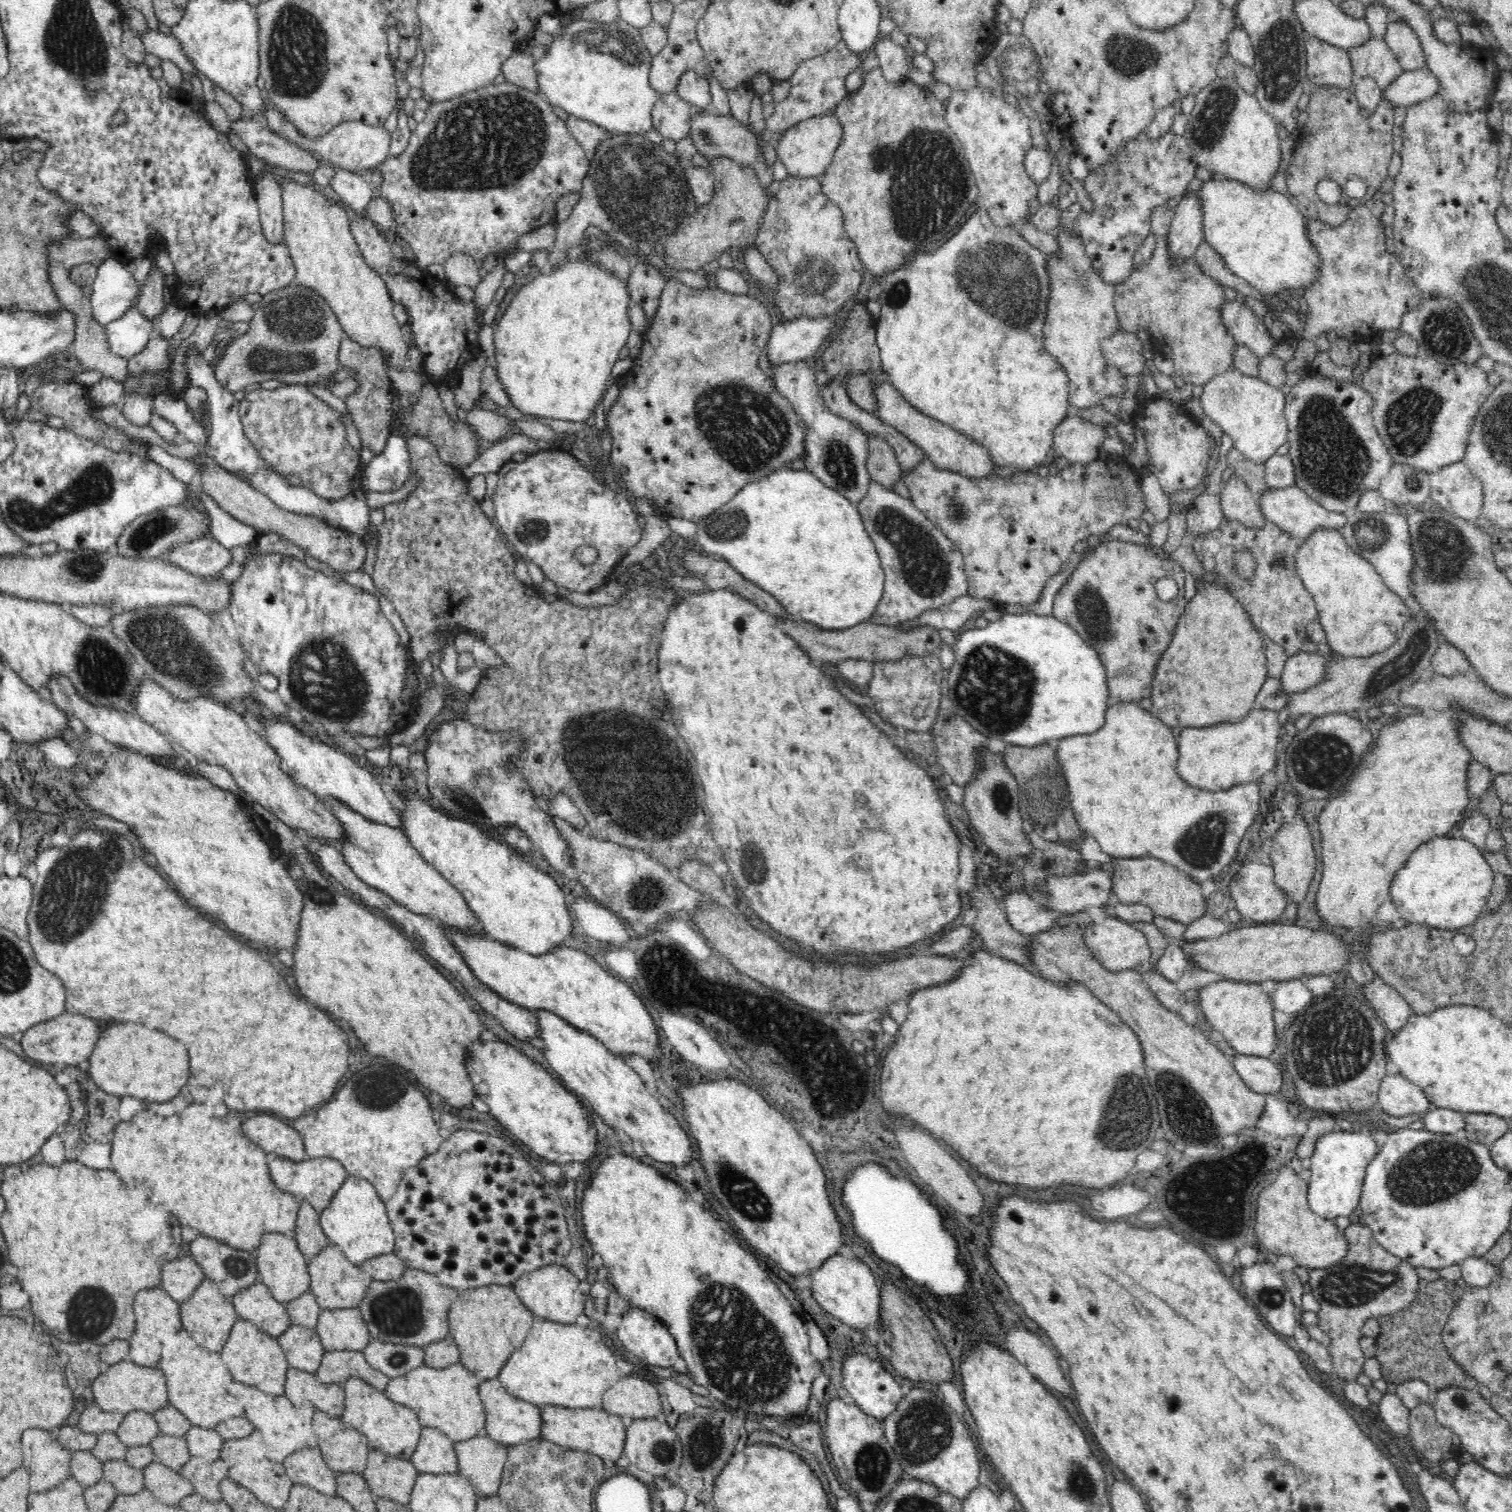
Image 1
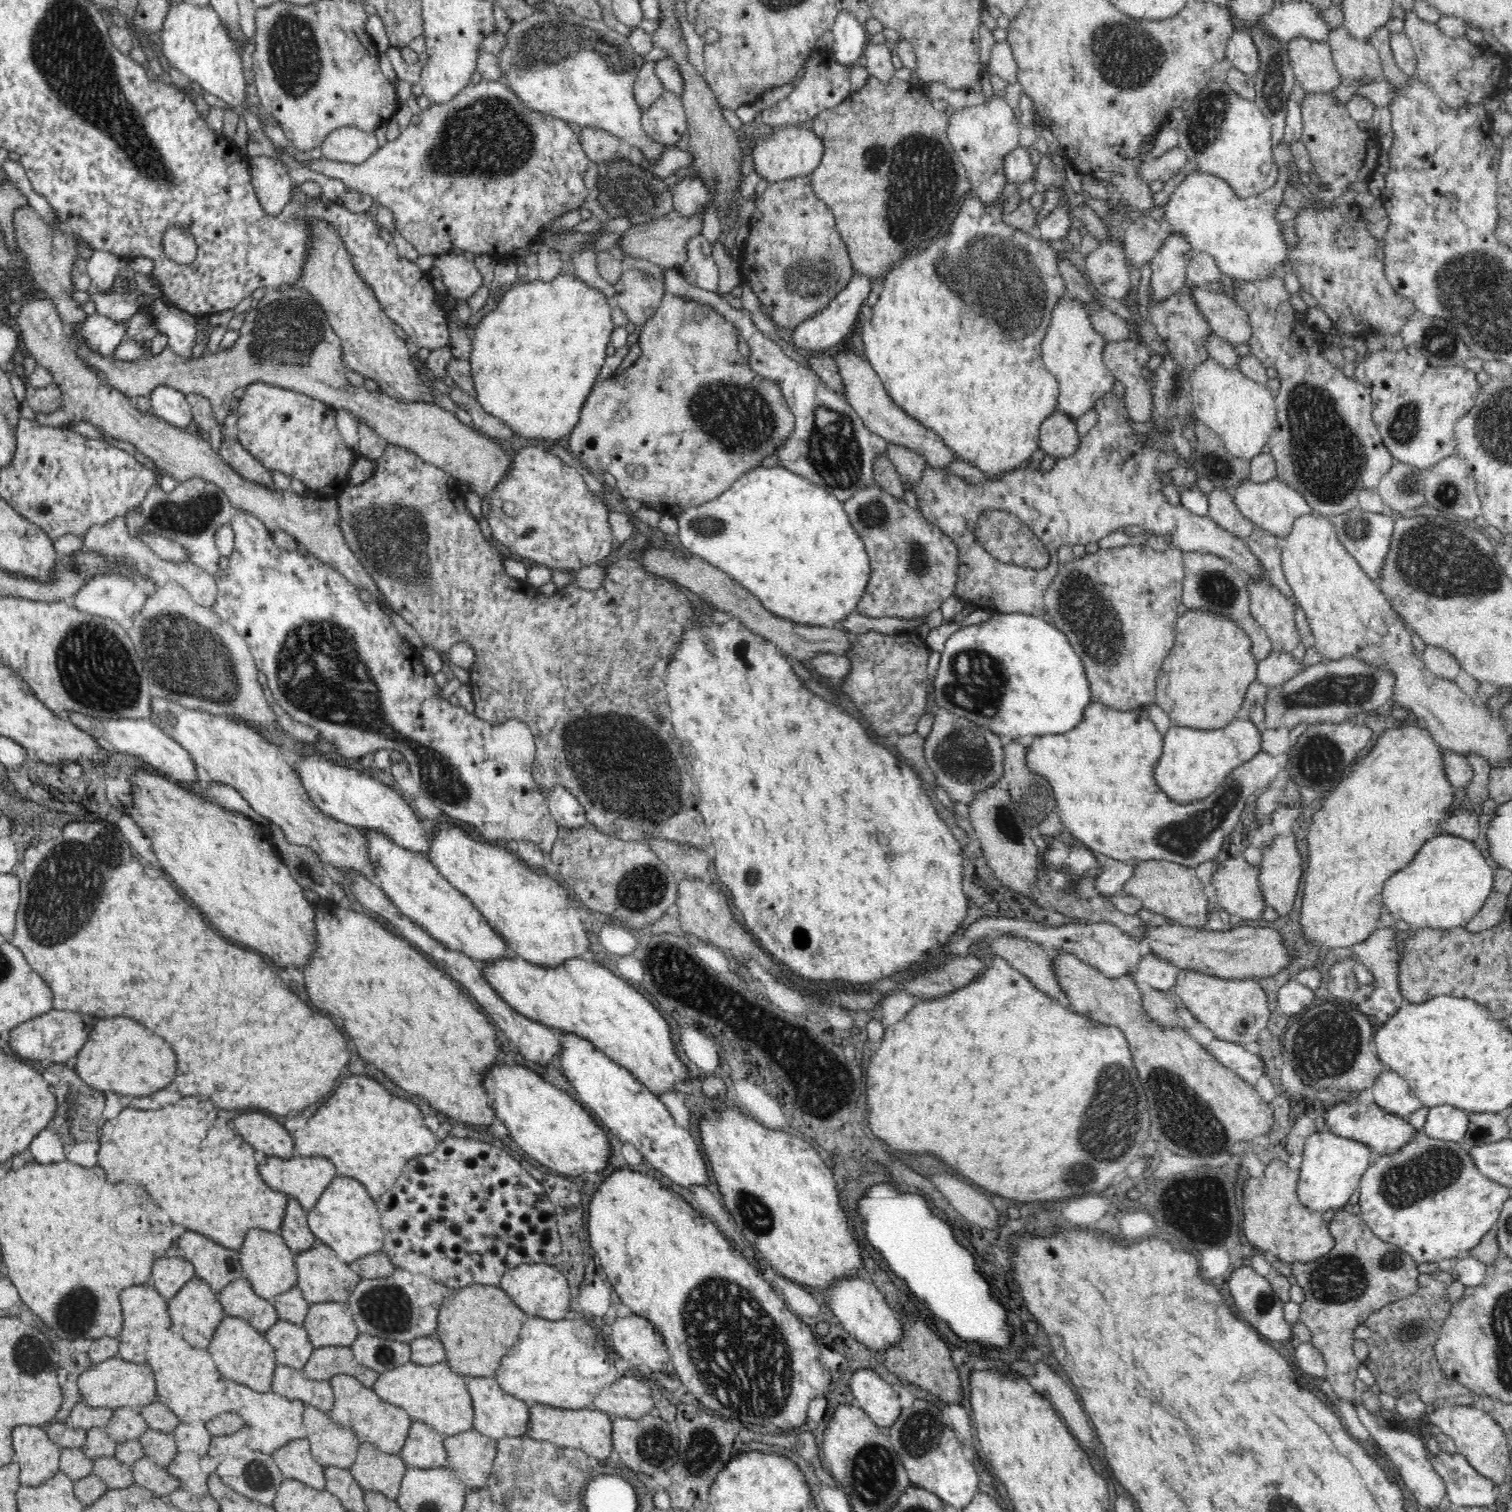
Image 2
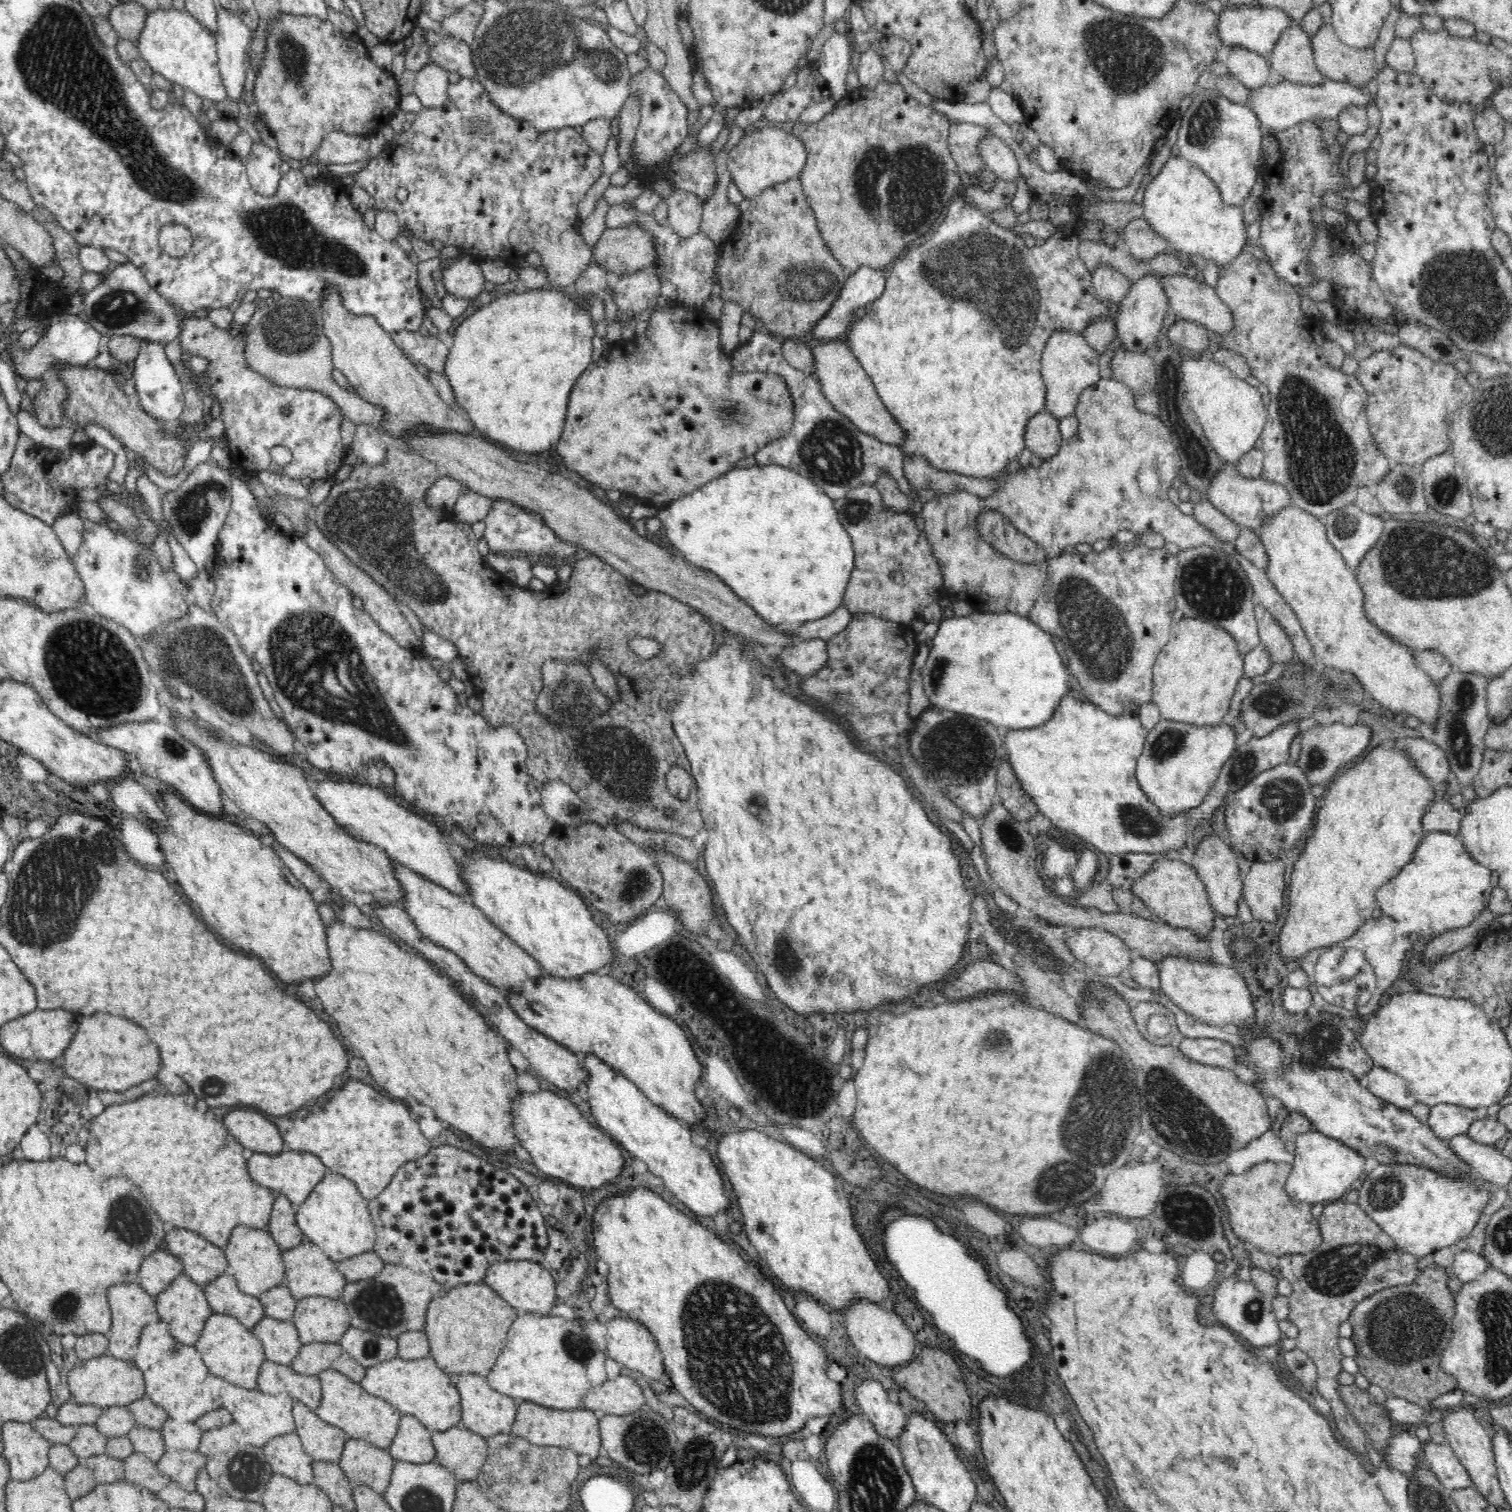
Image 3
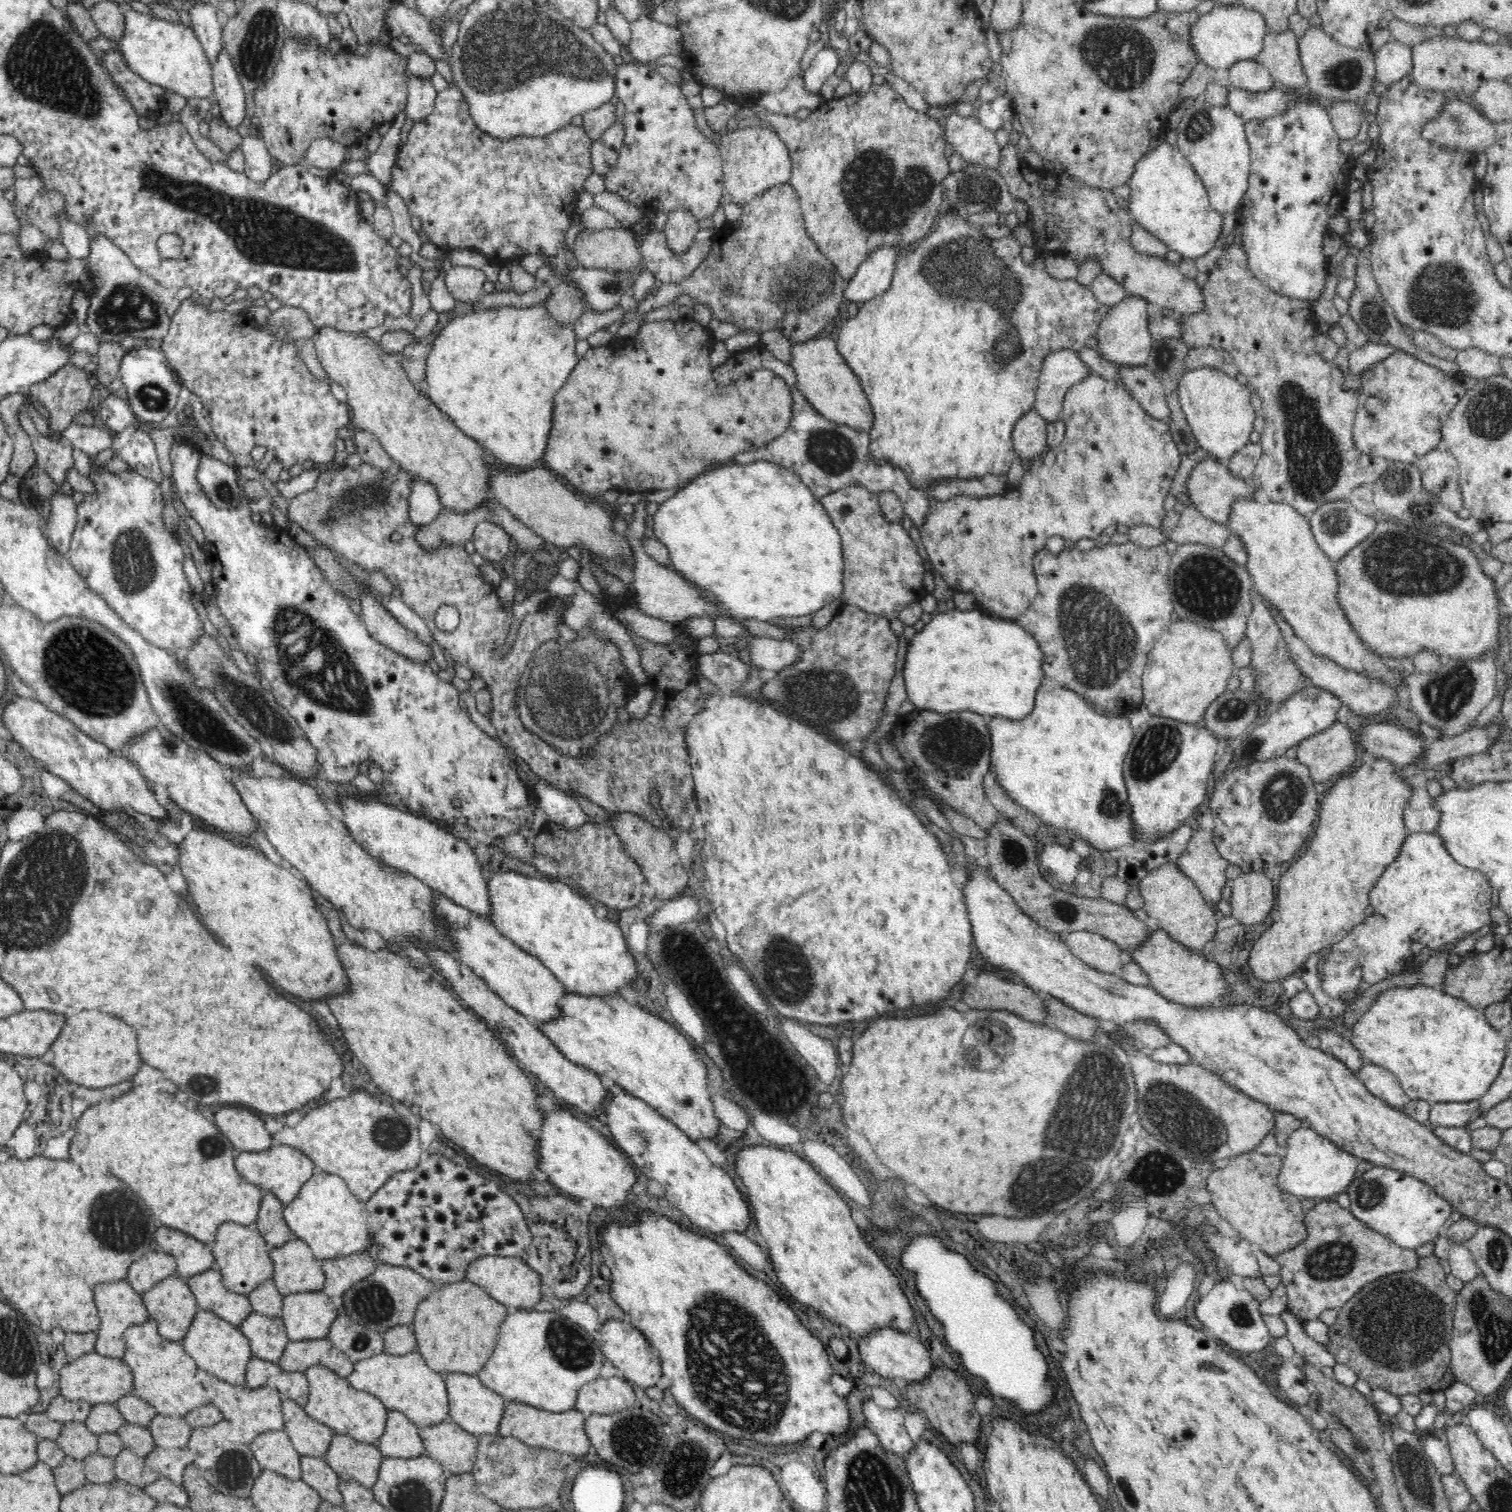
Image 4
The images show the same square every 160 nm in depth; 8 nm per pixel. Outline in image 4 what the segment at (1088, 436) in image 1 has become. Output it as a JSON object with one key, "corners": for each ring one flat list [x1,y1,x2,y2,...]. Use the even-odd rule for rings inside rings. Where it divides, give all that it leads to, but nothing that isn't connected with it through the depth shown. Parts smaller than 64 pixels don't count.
{"corners":[[1034,409,1026,412,1018,422,1015,422,1014,430,1012,430,1012,445,1018,458,1032,460,1048,449,1046,446,1047,423]]}

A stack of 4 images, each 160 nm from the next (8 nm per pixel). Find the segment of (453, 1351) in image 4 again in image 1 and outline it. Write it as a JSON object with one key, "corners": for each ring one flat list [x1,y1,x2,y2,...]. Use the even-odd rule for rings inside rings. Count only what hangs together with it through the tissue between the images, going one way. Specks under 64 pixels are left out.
{"corners":[[488,1285,458,1291,448,1310,447,1336,458,1345,459,1363,480,1380,496,1379,507,1358,521,1346,534,1315,511,1285]]}

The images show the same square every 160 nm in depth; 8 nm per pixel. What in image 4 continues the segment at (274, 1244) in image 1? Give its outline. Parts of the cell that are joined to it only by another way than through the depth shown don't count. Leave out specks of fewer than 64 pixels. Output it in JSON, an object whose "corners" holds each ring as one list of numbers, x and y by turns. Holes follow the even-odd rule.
{"corners":[[224,1222,210,1246,214,1253,214,1268,222,1275,222,1283,230,1292,247,1295,262,1282,272,1280,274,1263,270,1257,271,1246,254,1226]]}

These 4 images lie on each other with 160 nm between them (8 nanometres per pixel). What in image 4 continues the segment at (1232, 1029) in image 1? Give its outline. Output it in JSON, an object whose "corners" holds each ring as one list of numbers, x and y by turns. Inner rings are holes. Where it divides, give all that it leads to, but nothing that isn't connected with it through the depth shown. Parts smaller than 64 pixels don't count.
{"corners":[[1151,924,1148,938,1129,954,1142,970,1148,974,1151,986,1164,998,1182,1006,1216,1006,1220,1000,1228,998,1228,982,1222,969,1212,959,1206,959,1202,951,1192,951,1182,943,1170,938,1166,931]]}

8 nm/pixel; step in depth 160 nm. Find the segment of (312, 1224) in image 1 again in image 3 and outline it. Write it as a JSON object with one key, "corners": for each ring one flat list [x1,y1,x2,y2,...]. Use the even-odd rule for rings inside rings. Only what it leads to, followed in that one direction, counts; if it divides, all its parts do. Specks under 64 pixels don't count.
{"corners":[[277,1194,274,1199,267,1231,282,1251,300,1246,306,1241,297,1224,296,1207,284,1195]]}

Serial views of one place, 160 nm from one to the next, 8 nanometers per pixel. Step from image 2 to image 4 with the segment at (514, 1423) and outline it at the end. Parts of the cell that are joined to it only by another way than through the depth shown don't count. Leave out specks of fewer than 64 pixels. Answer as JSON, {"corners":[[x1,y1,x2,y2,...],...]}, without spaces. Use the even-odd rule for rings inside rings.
{"corners":[[445,1373,444,1382,450,1403,449,1420,460,1425,467,1433,480,1437,481,1435,496,1435,498,1426,505,1410,505,1398,484,1386,477,1375,464,1373]]}

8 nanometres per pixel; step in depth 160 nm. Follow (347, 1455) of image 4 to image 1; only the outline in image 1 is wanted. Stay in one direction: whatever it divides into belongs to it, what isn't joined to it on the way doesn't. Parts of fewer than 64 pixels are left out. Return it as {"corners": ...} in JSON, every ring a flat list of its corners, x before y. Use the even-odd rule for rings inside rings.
{"corners":[[370,1448,366,1470,363,1470,362,1476,366,1479,370,1492,376,1498,386,1497,407,1505,410,1502,412,1486,419,1473,412,1461]]}

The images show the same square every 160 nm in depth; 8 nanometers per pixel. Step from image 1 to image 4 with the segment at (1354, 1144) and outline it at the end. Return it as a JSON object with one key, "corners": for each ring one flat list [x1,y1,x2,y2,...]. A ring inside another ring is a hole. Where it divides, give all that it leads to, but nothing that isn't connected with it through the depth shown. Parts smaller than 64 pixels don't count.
{"corners":[[1307,1125,1294,1130,1287,1139,1287,1154,1282,1158,1278,1187,1285,1193,1313,1199,1334,1199,1344,1193,1355,1179,1356,1167,1360,1159,1342,1151,1331,1140,1314,1132]]}

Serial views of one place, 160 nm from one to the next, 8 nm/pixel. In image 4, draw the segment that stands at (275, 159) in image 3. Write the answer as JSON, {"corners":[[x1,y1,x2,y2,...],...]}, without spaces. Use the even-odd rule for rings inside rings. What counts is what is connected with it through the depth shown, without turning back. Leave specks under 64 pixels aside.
{"corners":[[259,135,243,138,240,148,244,154,246,176,253,182,266,183,272,174,274,160,262,138]]}

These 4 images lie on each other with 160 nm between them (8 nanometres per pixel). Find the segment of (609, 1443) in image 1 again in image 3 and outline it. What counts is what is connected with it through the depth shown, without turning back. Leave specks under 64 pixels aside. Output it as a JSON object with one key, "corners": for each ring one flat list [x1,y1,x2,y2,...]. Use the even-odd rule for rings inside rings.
{"corners":[[524,1401,517,1406,510,1432,538,1446,571,1449,576,1455,584,1454,584,1456,596,1458,598,1450,601,1448,598,1420,599,1415,590,1409,547,1409,545,1406]]}

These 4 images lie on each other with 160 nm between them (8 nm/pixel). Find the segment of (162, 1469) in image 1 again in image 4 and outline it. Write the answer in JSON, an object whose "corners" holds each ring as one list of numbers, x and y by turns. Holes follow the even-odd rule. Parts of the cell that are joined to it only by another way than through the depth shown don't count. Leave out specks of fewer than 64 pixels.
{"corners":[[125,1447,115,1456,113,1462,115,1479,135,1487,144,1488,161,1477,158,1471,145,1463,143,1457,139,1457]]}

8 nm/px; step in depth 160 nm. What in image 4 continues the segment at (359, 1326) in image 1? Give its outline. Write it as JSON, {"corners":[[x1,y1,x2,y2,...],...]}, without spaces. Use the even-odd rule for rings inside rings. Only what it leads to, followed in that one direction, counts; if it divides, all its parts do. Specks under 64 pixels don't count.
{"corners":[[300,1292,283,1296,282,1324,286,1327,286,1334,290,1341,326,1339,332,1322,338,1318,339,1310,332,1301,332,1297,320,1292]]}

